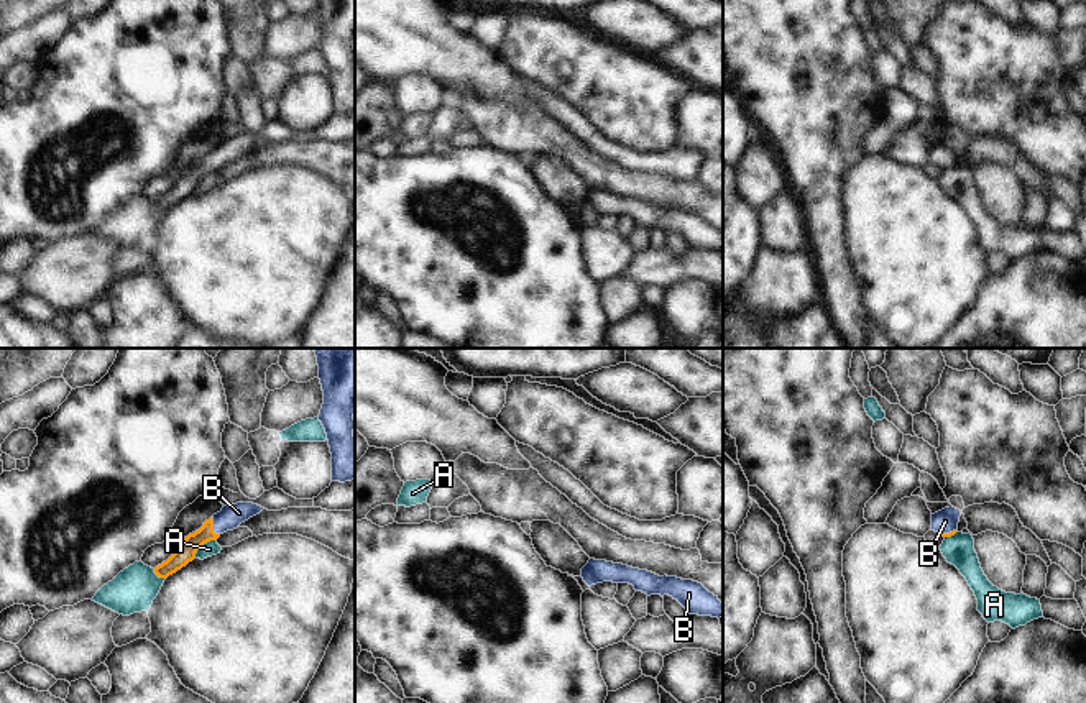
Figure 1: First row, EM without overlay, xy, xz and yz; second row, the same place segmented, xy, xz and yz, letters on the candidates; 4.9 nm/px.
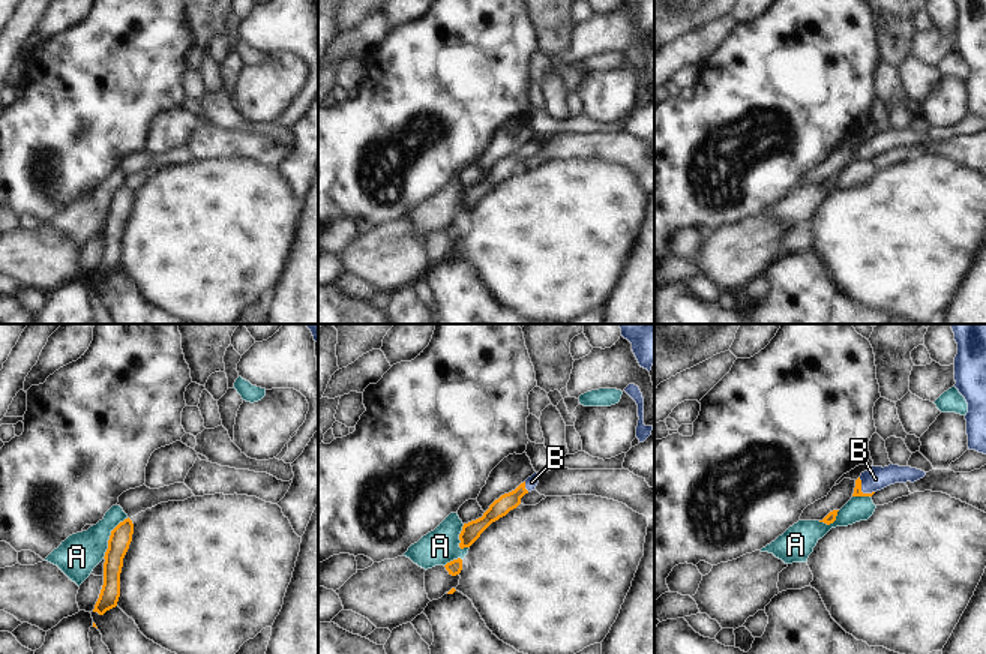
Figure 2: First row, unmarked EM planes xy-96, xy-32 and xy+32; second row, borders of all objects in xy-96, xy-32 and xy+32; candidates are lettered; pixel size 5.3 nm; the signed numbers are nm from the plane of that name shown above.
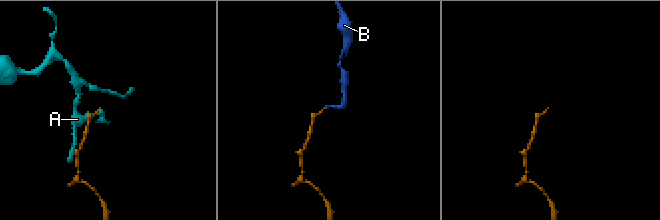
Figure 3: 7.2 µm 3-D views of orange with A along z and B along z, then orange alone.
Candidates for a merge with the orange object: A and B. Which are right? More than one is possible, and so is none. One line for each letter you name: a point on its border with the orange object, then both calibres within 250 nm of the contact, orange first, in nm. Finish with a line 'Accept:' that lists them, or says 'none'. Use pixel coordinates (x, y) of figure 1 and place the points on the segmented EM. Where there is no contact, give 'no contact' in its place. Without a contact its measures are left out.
B: meets orange in xy at (212, 528); 100 nm thick on the orange side, 120 nm on the other
Accept: B

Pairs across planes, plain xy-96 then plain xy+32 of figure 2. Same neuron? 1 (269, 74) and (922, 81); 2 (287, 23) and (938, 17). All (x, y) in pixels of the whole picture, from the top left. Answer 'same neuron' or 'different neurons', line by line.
1: different neurons
2: different neurons

